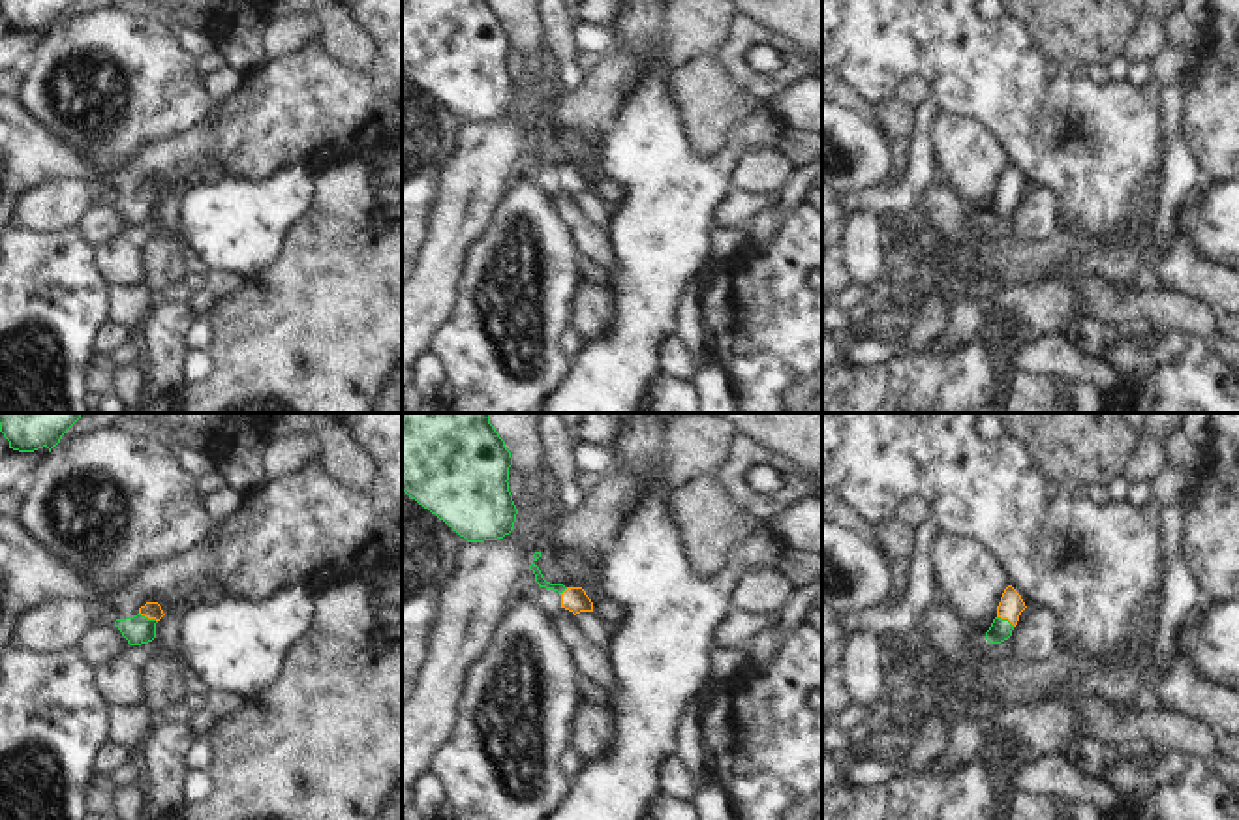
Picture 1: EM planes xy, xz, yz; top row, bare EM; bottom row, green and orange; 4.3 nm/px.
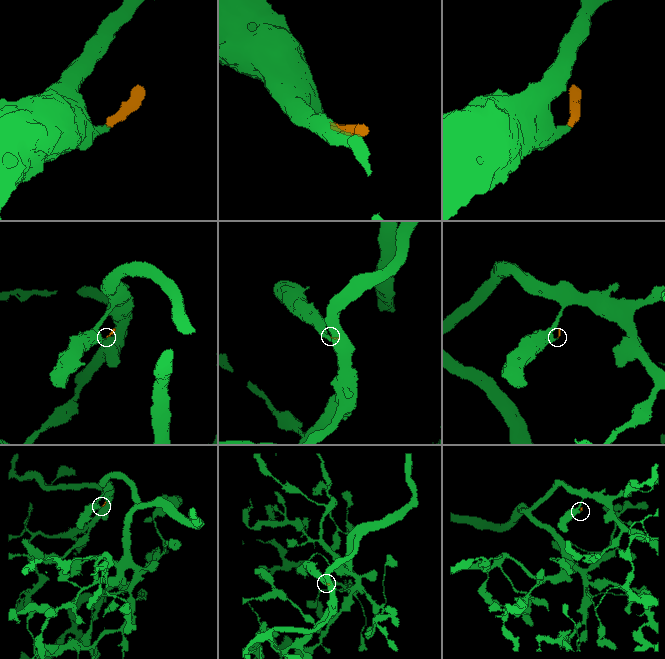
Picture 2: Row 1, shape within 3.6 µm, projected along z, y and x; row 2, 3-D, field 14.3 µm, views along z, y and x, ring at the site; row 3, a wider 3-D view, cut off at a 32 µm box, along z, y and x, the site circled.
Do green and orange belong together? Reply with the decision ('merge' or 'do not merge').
merge

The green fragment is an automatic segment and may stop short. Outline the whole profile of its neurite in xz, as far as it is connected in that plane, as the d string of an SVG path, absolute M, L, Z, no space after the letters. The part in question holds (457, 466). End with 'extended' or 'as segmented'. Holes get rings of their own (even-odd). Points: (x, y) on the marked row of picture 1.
M402 413L402 490L467 542L514 529L511 465L490 413Z; as segmented

